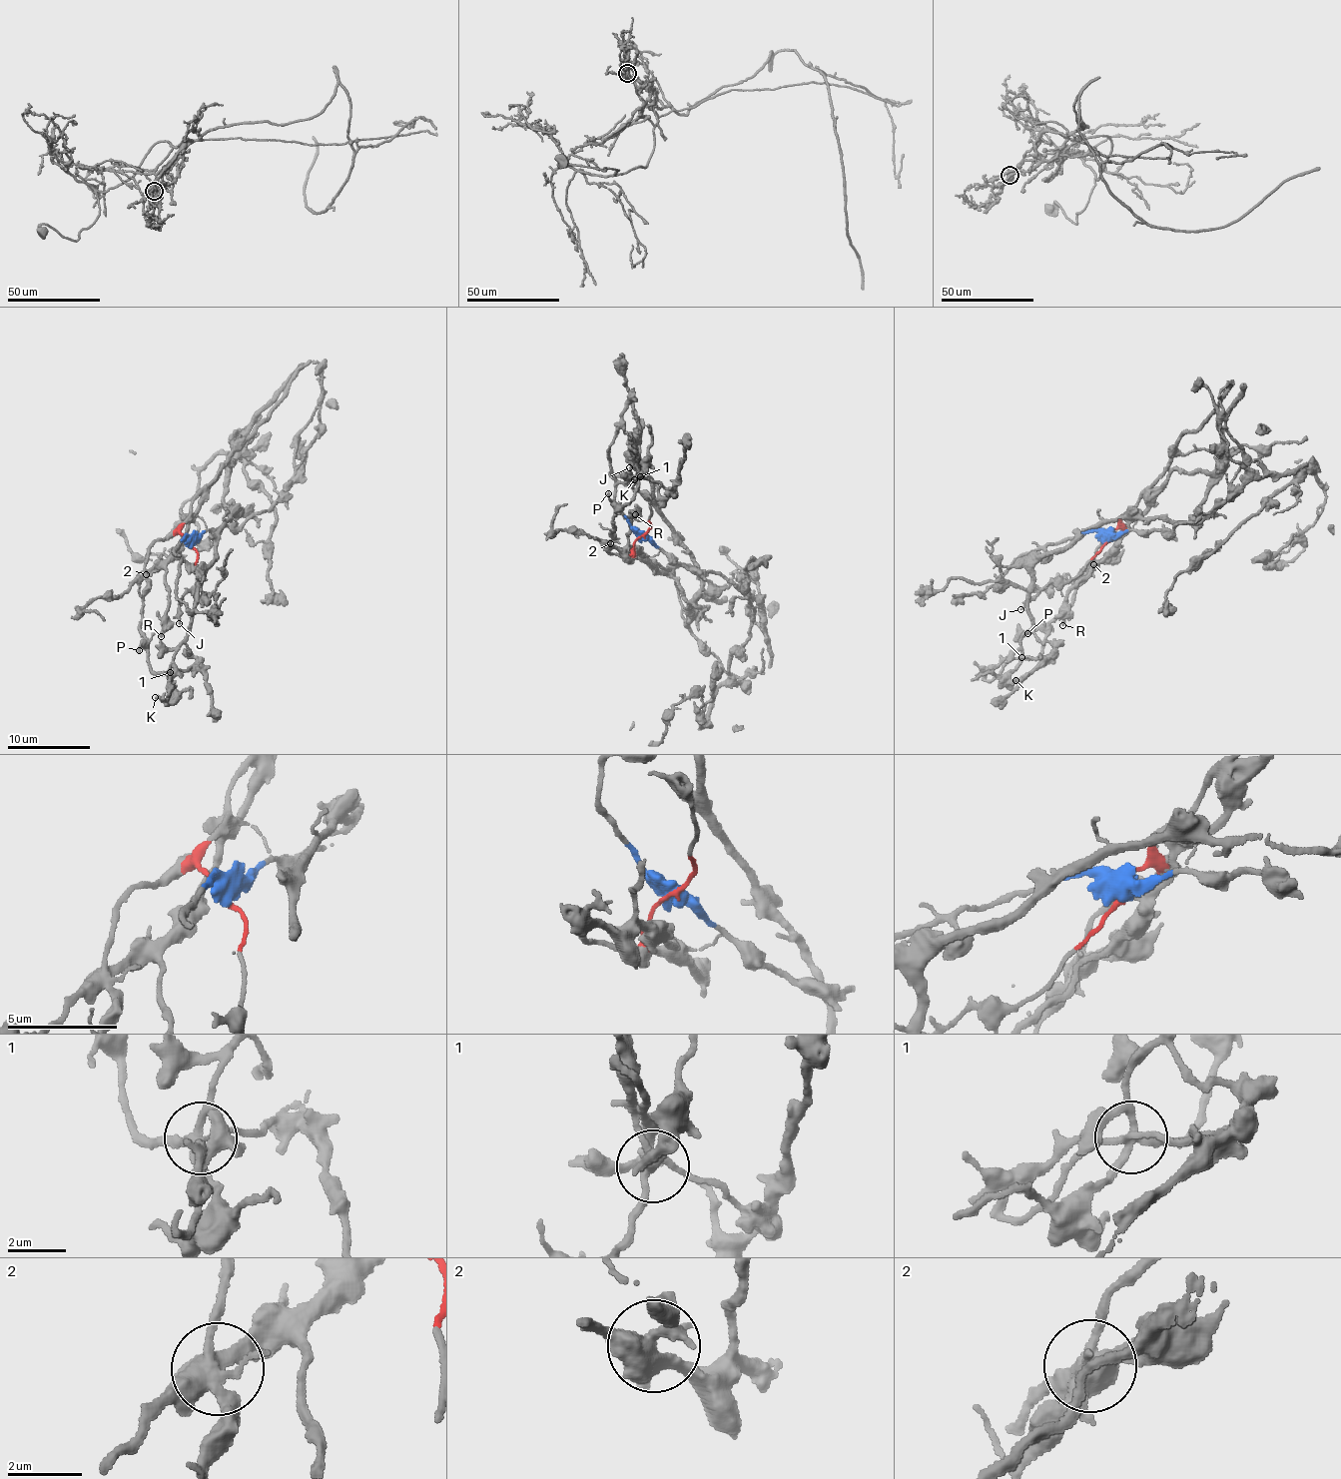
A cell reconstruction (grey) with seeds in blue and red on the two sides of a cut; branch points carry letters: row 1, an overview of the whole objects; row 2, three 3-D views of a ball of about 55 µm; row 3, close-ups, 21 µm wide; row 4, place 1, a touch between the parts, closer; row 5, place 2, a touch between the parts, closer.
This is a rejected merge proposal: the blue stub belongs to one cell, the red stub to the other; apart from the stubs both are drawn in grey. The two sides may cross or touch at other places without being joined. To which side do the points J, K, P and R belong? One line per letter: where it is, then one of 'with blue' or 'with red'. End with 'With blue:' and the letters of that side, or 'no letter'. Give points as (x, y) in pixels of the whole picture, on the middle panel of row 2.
J: place (629, 467); with red
K: place (634, 479); with blue
P: place (608, 493); with red
R: place (635, 514); with blue
With blue: K, R

